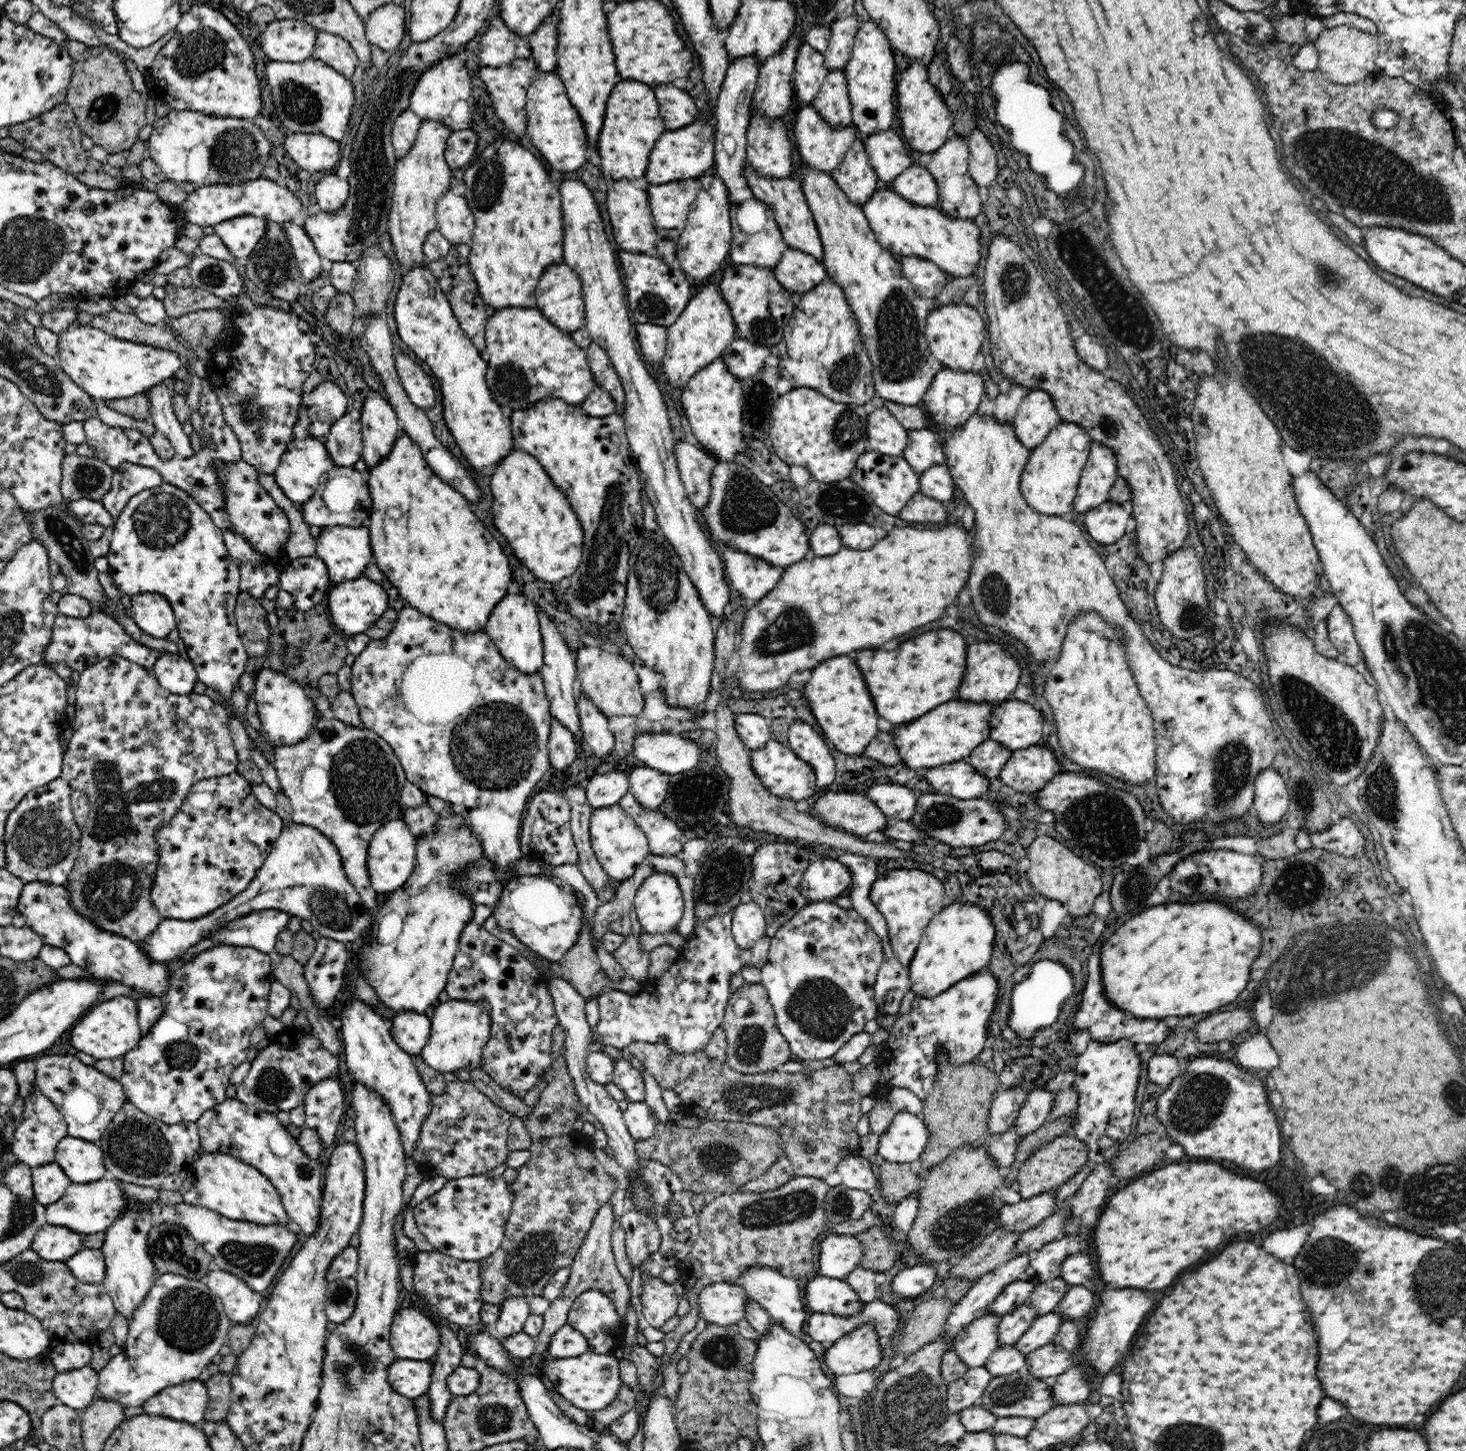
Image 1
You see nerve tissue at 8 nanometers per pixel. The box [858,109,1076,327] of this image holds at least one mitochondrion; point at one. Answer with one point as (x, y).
(1015, 278)

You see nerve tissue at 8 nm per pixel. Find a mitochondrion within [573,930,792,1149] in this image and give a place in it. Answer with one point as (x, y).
(750, 1039)

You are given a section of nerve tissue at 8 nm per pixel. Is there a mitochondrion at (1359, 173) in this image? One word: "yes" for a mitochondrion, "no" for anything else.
yes

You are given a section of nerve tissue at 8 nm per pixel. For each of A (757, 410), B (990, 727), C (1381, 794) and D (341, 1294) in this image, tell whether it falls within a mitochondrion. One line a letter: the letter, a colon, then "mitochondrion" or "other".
A: other
B: other
C: mitochondrion
D: mitochondrion

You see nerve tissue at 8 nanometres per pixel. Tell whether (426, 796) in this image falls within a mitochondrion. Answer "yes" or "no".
no

